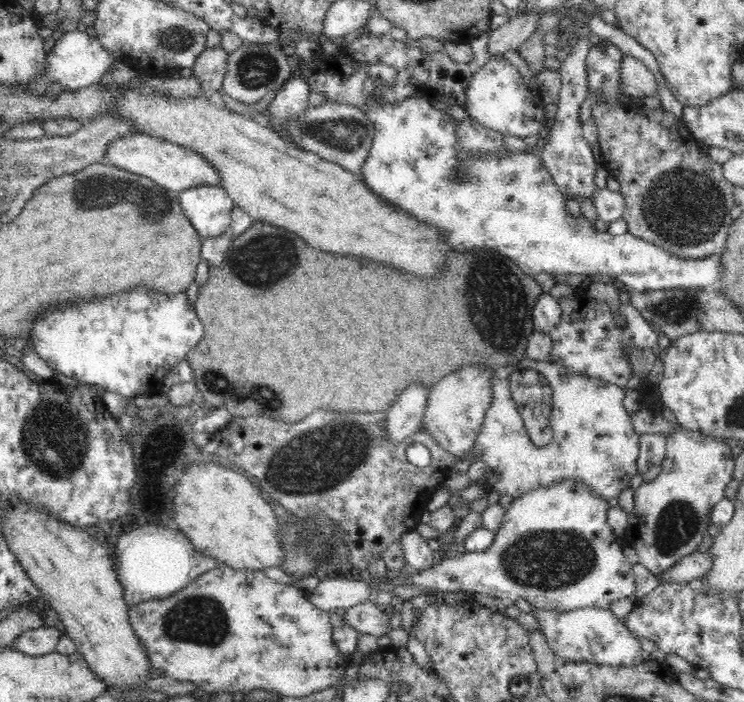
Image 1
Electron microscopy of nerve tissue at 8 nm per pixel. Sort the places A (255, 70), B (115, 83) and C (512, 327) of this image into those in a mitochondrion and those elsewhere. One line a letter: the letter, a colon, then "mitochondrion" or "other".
A: mitochondrion
B: other
C: mitochondrion

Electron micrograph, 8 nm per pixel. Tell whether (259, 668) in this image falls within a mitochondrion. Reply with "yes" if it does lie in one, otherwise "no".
no

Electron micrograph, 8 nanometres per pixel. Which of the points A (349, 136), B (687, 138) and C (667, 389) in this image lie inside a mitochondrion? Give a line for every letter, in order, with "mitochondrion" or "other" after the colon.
A: mitochondrion
B: other
C: other

